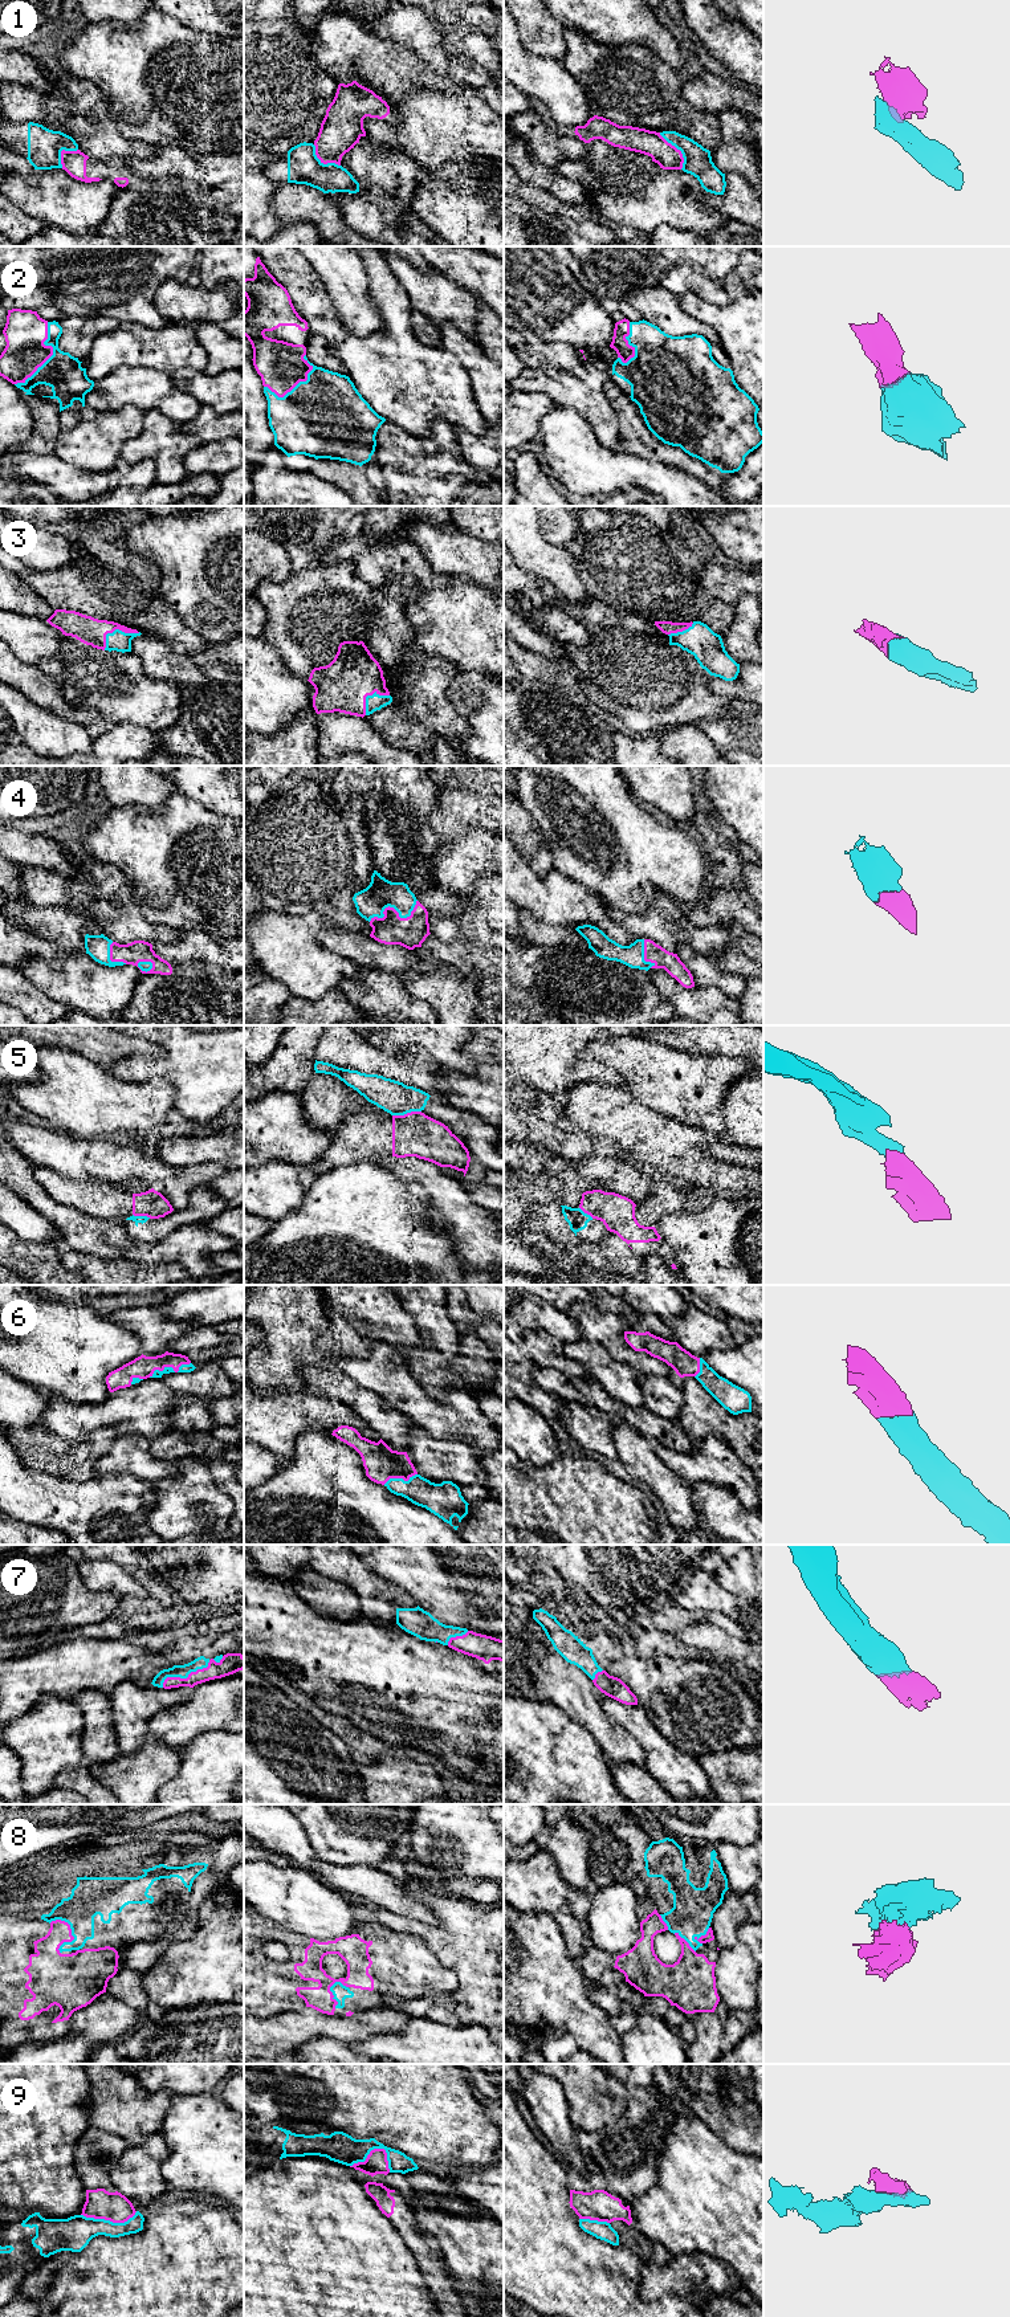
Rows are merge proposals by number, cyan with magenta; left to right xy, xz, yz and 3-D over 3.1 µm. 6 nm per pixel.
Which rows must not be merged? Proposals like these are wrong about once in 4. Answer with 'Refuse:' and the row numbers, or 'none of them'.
Refuse: 1, 5, 9

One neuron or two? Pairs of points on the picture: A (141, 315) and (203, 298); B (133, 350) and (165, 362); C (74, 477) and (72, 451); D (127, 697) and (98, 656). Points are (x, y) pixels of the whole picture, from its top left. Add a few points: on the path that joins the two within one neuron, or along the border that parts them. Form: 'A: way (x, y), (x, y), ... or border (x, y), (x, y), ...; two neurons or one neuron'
A: border (166, 280), (157, 290), (154, 308), (172, 322); two neurons
B: way (141, 355), (157, 355); one neuron
C: border (52, 453), (76, 466), (104, 472); two neurons
D: way (117, 686), (98, 667); one neuron

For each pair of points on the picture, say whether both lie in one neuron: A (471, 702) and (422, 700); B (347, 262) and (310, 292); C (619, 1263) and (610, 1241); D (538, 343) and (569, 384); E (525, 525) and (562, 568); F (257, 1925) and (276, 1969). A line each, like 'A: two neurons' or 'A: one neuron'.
A: two neurons
B: two neurons
C: one neuron
D: two neurons
E: one neuron
F: one neuron

